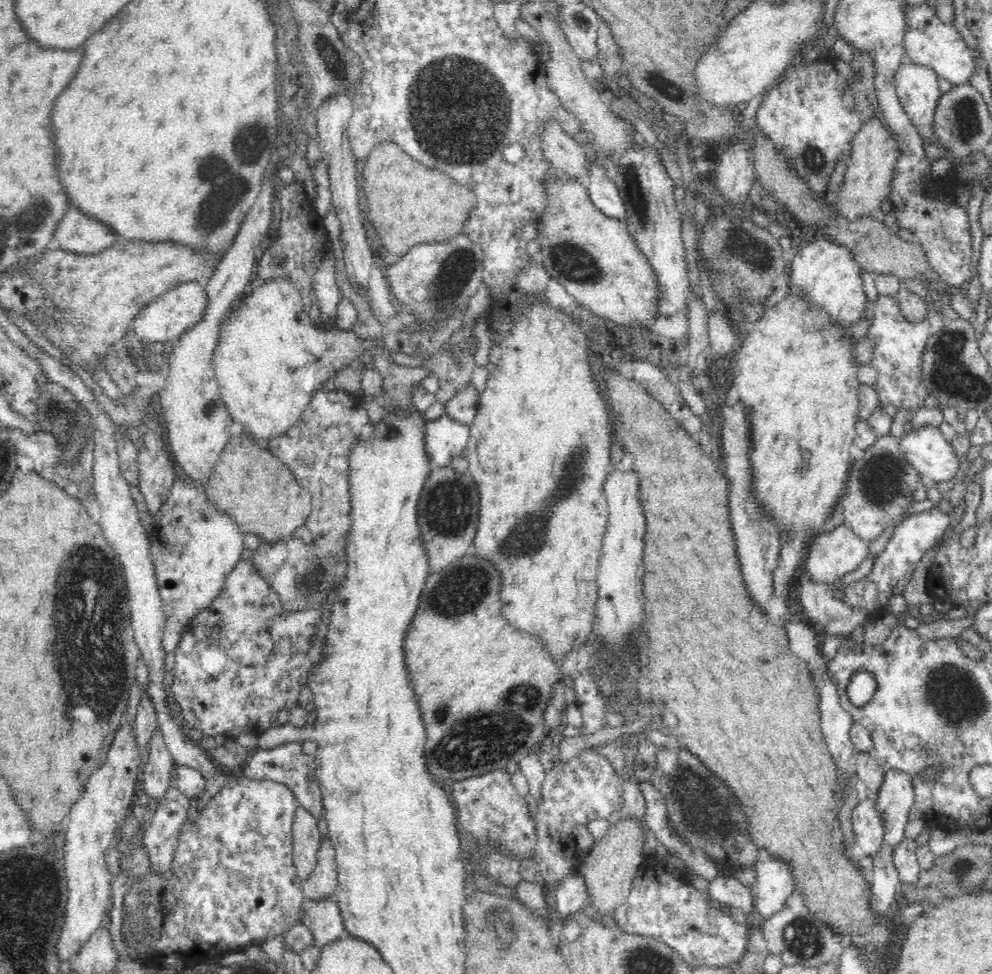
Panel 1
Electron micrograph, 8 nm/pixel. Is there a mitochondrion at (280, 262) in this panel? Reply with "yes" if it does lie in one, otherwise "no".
no

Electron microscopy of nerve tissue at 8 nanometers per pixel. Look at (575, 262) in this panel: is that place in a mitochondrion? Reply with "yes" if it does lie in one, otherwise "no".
yes

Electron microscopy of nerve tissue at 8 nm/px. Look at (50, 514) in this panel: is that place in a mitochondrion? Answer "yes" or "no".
no

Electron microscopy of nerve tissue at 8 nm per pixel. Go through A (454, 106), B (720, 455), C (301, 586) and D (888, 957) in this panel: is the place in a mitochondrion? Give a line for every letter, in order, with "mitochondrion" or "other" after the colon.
A: mitochondrion
B: other
C: mitochondrion
D: other

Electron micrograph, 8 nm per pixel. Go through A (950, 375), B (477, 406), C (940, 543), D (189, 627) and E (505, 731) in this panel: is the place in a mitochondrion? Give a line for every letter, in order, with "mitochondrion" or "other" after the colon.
A: mitochondrion
B: other
C: other
D: other
E: mitochondrion

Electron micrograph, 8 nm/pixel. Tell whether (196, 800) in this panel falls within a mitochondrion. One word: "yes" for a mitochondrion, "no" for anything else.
no

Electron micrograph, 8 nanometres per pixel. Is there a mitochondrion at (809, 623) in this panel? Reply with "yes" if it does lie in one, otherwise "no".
no

